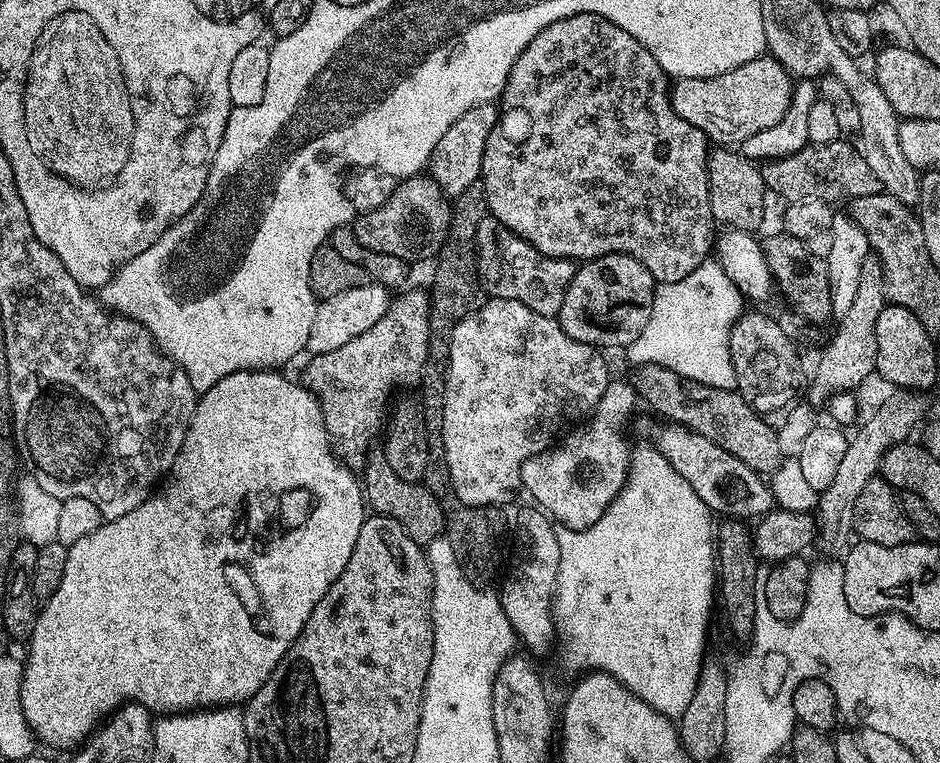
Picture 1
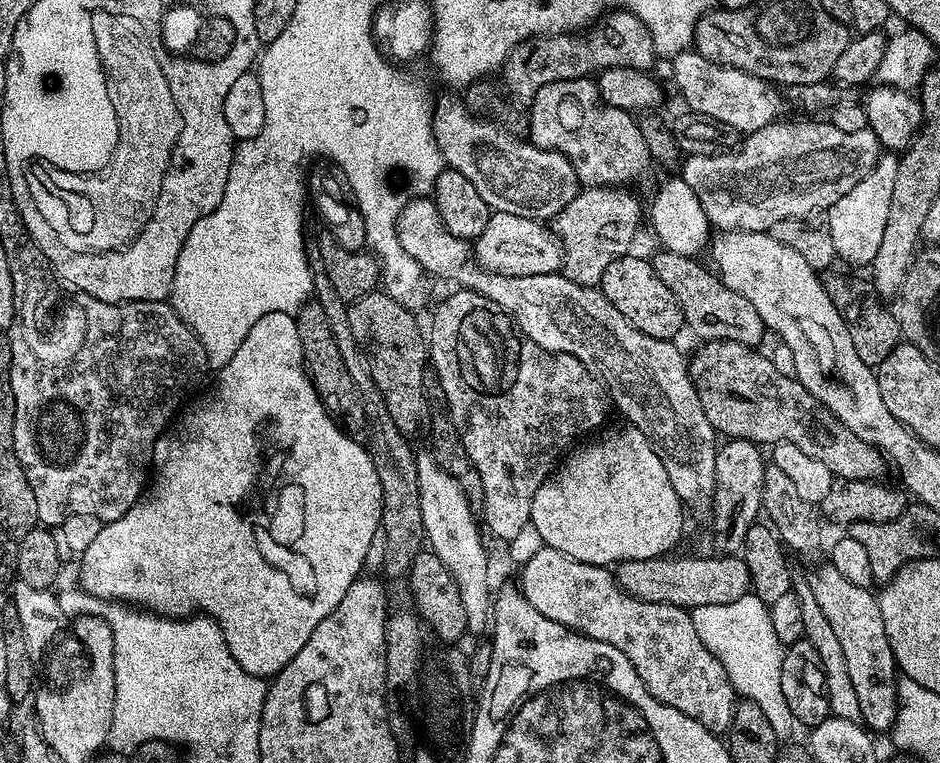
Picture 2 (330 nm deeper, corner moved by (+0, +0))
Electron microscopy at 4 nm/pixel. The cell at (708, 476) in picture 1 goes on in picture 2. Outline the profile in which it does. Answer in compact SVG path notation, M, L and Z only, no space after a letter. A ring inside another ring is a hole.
M830 562L825 563L825 568L818 569L813 576L809 575L807 581L812 588L814 599L818 601L818 606L822 606L822 614L826 614L826 619L834 629L834 635L842 645L842 658L846 658L846 670L850 670L850 683L854 686L854 694L858 694L860 720L864 728L876 734L877 732L887 733L896 717L898 669L894 654L890 650L890 642L886 638L886 626L882 622L879 599L873 593L871 596L868 588L850 582L850 578L845 578Z

